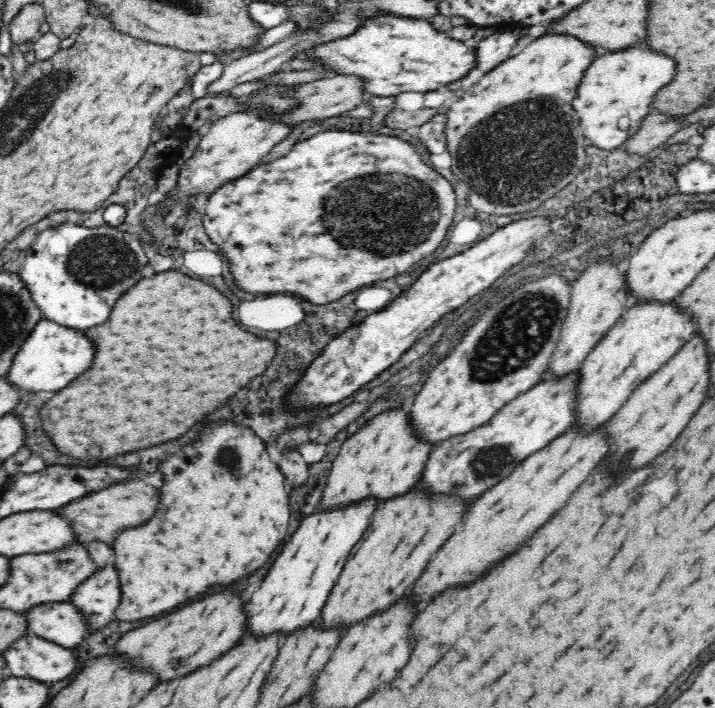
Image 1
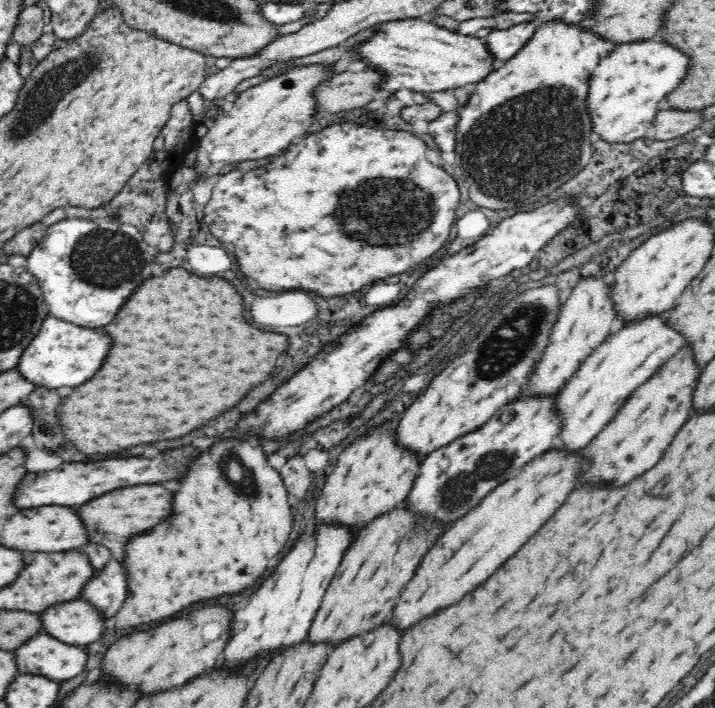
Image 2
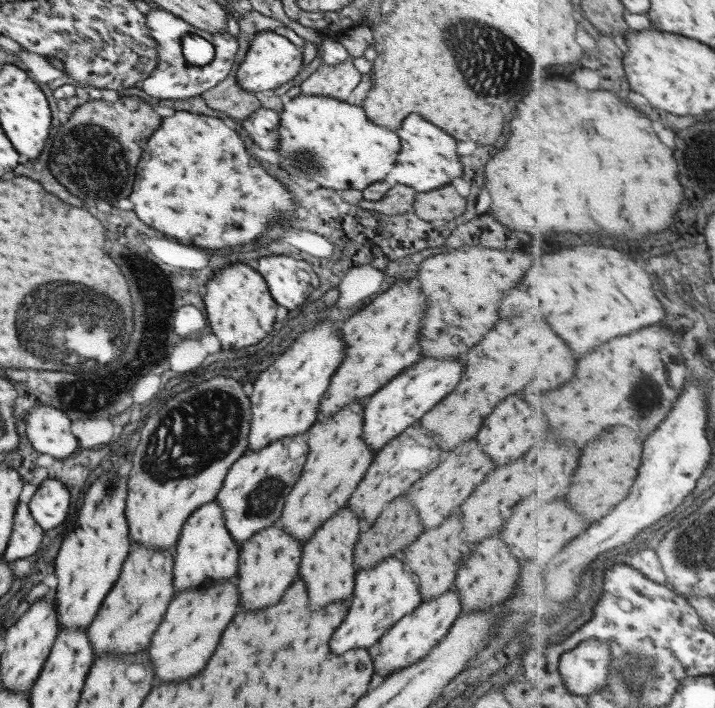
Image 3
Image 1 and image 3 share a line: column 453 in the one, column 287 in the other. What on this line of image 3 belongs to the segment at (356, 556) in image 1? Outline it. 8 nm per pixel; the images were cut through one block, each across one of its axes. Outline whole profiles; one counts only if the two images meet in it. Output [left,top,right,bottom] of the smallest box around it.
[278,402,374,545]

